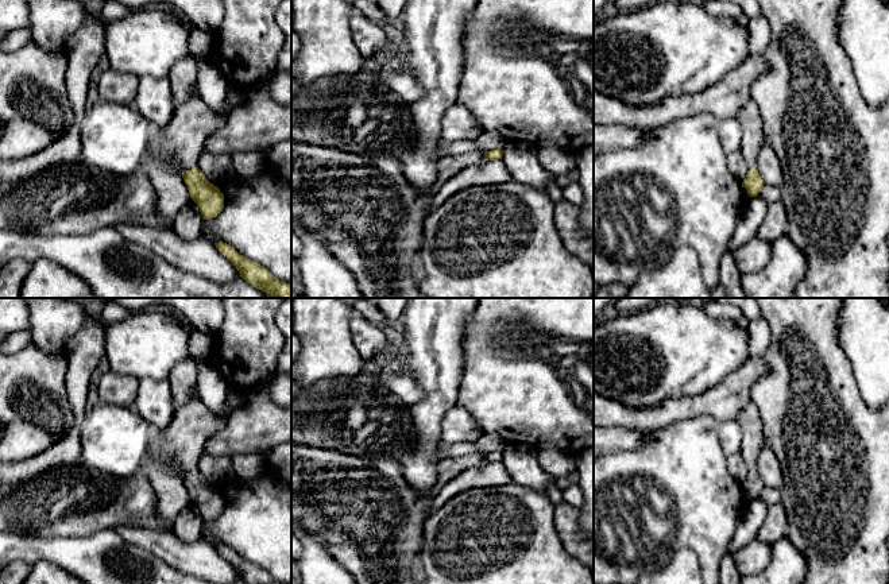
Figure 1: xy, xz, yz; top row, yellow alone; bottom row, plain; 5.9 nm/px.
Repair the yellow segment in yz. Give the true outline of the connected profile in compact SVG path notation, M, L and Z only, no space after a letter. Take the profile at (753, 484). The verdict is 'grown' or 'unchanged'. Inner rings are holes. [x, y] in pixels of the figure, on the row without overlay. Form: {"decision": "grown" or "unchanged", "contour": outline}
{"decision": "grown", "contour": "M753 402L746 403L738 421L743 432L741 453L749 471L742 490L745 490L751 499L757 499L765 484L759 479L755 461L761 449L768 444L758 407Z"}

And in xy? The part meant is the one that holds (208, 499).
{"decision": "grown", "contour": "M198 398L175 409L165 436L175 445L177 459L183 469L182 480L190 500L197 506L202 521L216 519L224 510L224 496L210 486L197 469L208 438L224 428L229 415L210 410Z"}

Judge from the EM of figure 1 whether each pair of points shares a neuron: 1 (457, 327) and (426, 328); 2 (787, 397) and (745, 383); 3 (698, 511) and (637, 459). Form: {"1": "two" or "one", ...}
{"1": "one", "2": "two", "3": "one"}

